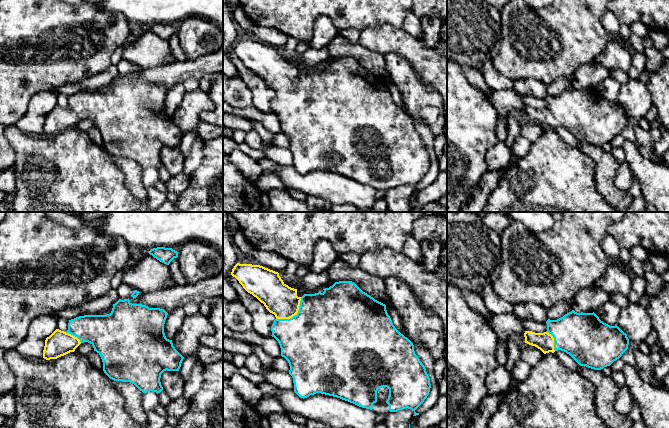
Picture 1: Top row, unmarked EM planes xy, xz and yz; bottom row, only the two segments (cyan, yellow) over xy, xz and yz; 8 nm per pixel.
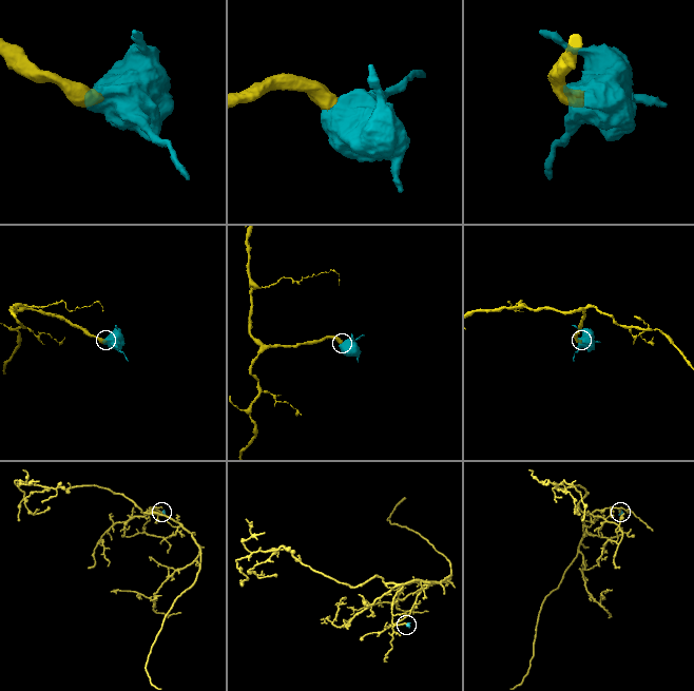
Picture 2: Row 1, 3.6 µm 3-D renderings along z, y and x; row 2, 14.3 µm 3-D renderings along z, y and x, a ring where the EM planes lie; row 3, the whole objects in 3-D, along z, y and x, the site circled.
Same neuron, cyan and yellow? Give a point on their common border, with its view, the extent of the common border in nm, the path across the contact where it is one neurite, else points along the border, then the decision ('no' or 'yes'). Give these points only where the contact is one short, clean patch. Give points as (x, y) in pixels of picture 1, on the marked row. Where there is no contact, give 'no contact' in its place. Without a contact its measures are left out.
meets cyan in xz at (295, 315); contact 280 nm long; runs through xz (315, 339), (295, 315), (279, 299); yes

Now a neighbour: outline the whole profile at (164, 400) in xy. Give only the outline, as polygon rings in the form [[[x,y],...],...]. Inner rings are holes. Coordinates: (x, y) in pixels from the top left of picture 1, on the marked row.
[[[164,390],[158,393],[158,398],[159,398],[159,404],[163,407],[167,407],[171,403],[171,399]]]

